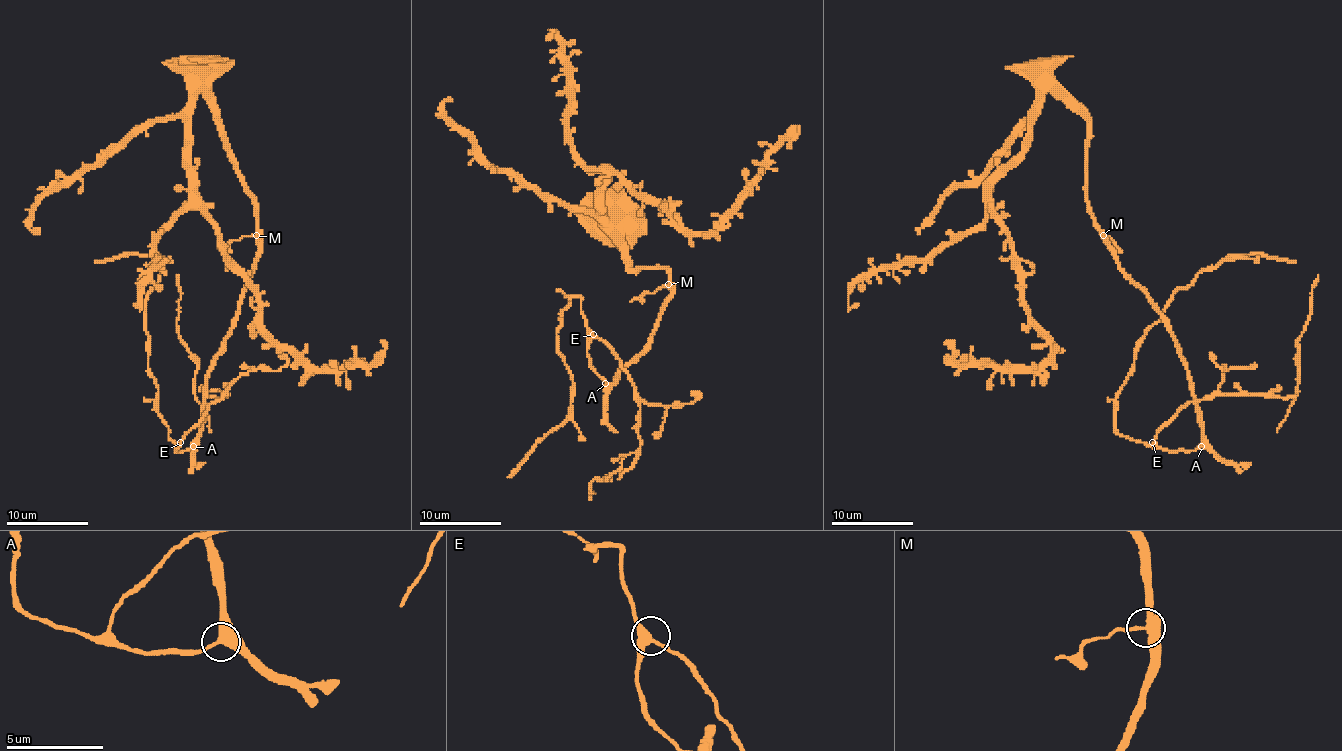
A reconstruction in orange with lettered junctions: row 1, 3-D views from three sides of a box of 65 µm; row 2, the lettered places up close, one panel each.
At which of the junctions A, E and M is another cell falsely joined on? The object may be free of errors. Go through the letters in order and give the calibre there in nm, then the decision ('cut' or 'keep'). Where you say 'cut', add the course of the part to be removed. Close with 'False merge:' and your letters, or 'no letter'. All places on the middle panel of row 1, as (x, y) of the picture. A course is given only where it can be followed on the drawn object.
A: calibre 360 nm; keep
E: calibre 340 nm; keep
M: calibre 360 nm; cut; course (669, 285), (630, 301)
False merge: M

